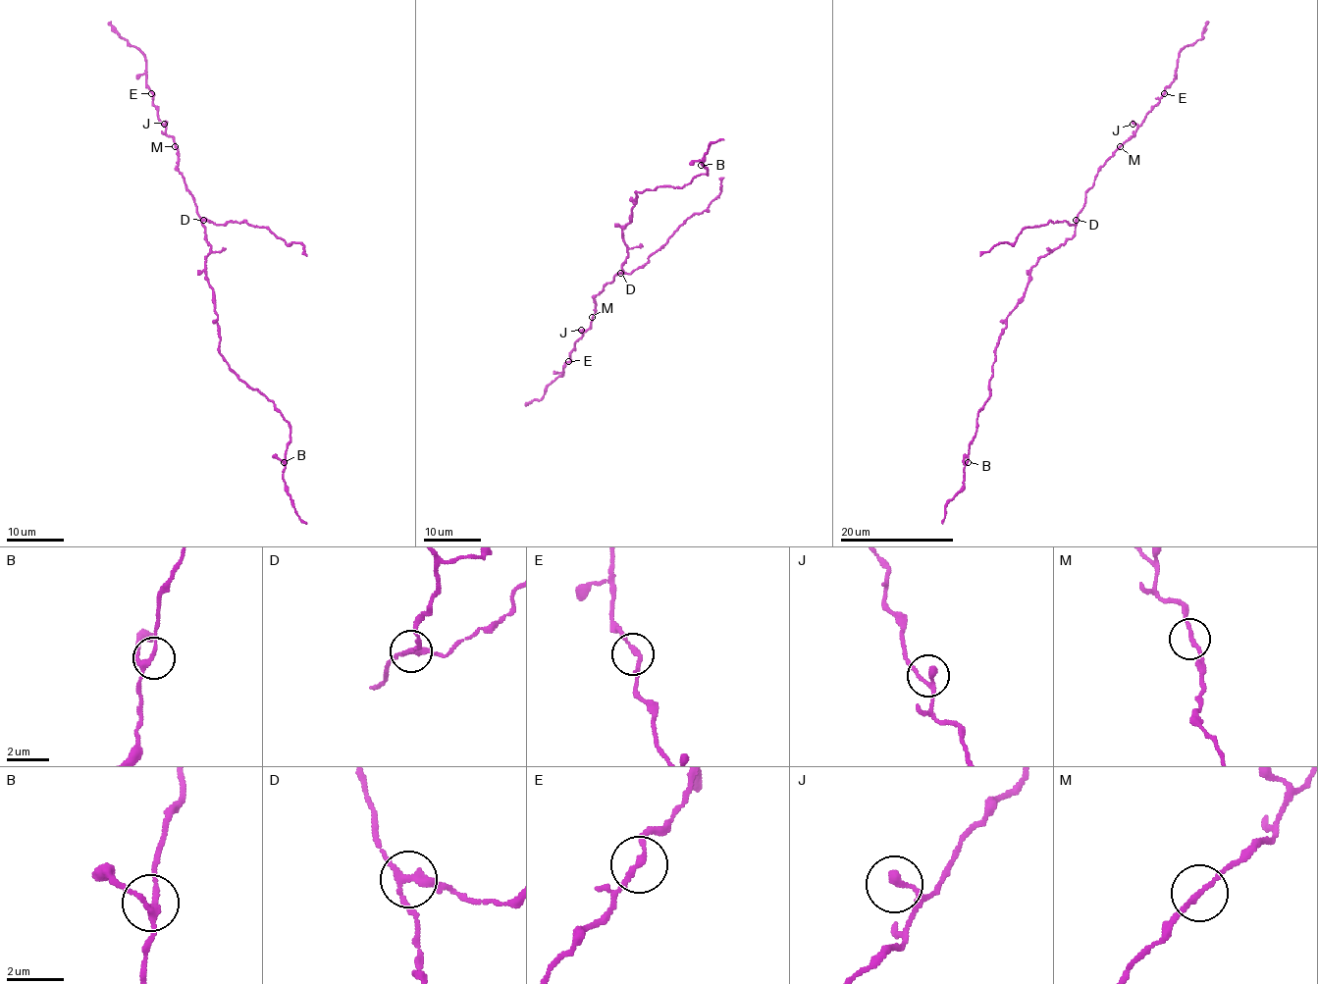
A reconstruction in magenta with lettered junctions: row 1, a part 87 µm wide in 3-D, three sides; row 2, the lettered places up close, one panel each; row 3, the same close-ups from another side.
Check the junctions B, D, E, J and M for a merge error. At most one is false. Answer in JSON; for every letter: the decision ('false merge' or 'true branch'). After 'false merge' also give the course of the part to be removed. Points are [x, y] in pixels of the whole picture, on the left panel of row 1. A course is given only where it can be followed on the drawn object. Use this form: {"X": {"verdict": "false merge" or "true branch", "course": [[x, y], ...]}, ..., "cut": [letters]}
{"B": {"verdict": "true branch"}, "D": {"verdict": "false merge", "course": [[203, 220], [224, 225], [245, 222], [267, 227], [287, 244], [299, 242], [307, 255]]}, "E": {"verdict": "true branch"}, "J": {"verdict": "true branch"}, "M": {"verdict": "true branch"}, "cut": ["D"]}

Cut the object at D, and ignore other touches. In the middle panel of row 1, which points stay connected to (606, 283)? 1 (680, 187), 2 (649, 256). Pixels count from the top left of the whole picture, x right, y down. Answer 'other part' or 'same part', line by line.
1: same part
2: other part

